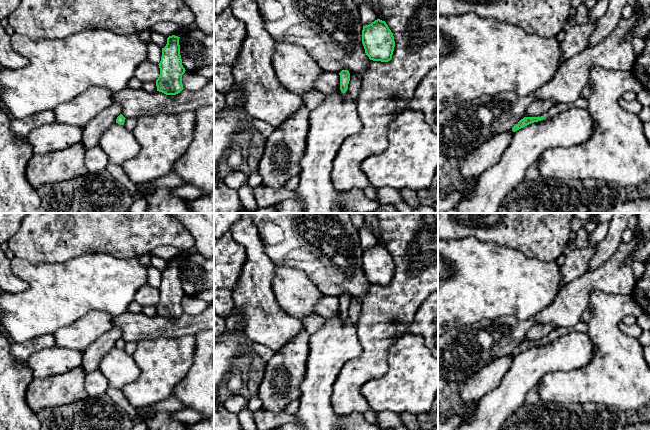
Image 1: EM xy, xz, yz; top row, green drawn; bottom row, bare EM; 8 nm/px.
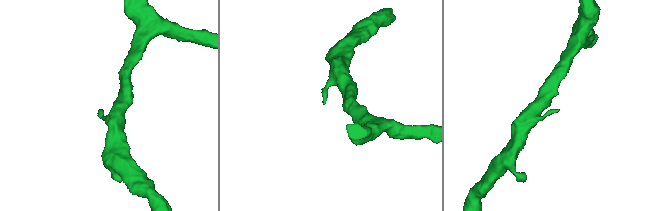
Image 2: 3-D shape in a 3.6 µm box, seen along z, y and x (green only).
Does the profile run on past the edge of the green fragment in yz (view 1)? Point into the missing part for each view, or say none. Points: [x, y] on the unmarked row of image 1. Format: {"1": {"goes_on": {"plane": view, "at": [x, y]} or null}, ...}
{"1": {"goes_on": null}}

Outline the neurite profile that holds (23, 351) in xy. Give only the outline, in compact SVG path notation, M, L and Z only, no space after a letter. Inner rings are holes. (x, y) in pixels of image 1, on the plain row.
M45 334L23 343L11 342L11 353L17 359L27 361L34 353L55 346L53 334Z

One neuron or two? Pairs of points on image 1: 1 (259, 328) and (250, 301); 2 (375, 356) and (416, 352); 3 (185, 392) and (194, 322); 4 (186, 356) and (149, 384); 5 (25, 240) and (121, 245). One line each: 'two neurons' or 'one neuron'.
1: one neuron
2: two neurons
3: two neurons
4: one neuron
5: one neuron

